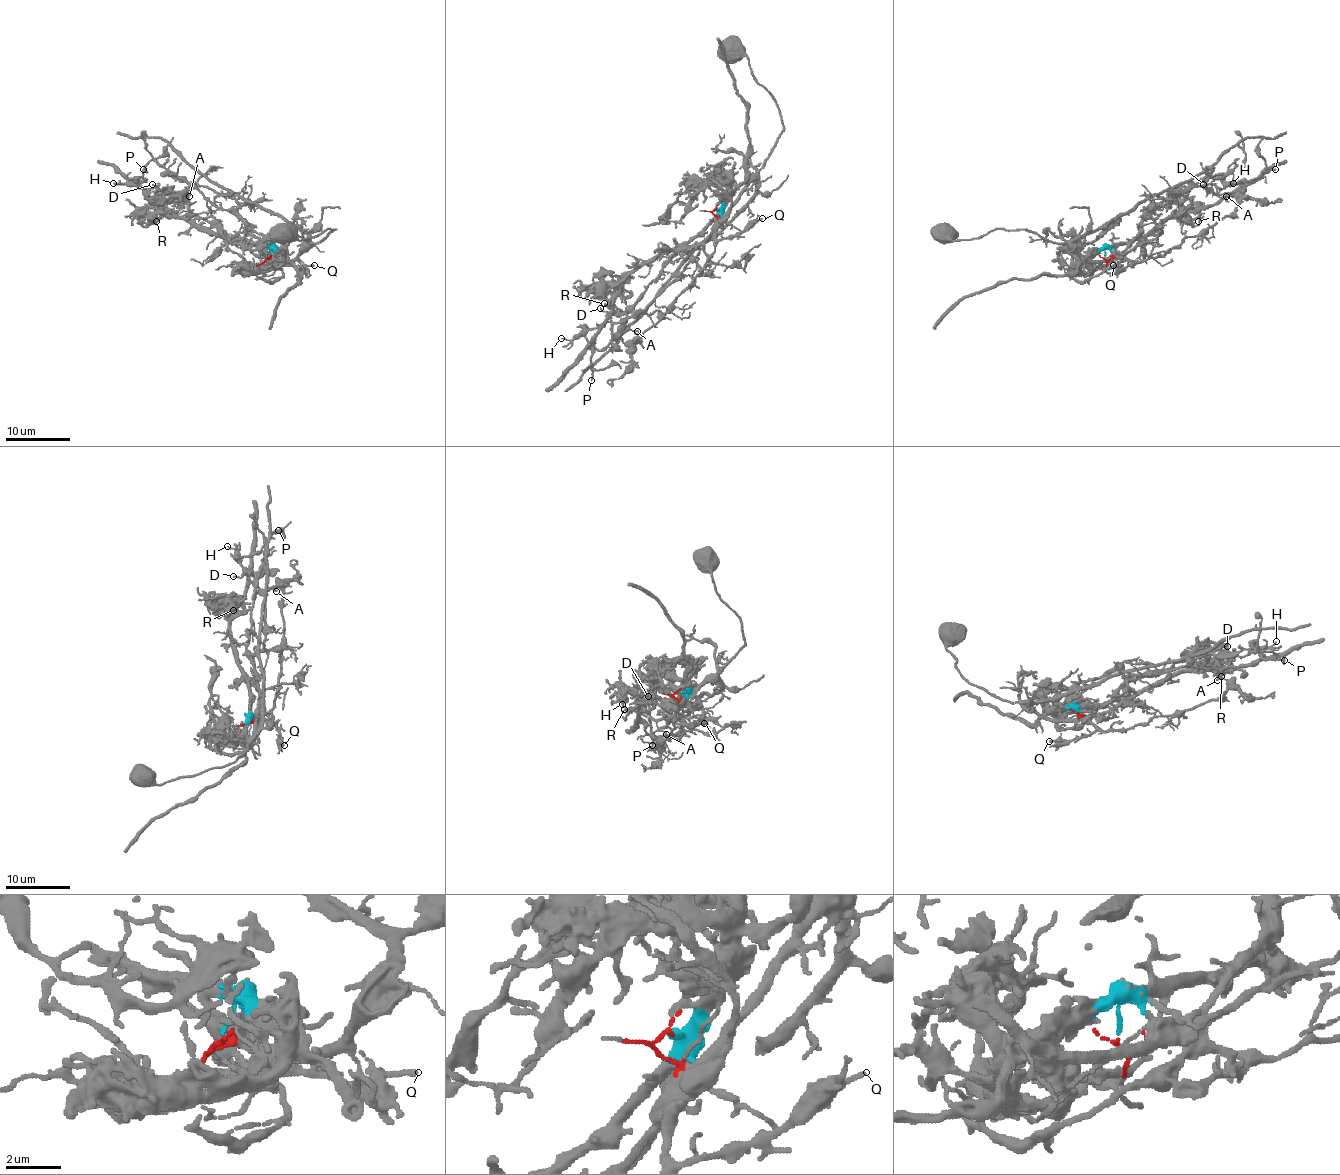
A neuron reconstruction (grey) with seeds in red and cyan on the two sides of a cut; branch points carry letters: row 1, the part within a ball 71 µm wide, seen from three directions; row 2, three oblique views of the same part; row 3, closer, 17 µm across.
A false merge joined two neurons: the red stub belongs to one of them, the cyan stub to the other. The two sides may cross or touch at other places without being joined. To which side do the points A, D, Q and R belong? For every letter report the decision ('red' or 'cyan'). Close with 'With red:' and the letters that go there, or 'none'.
A: red
D: red
Q: red
R: cyan
With red: A, D, Q

